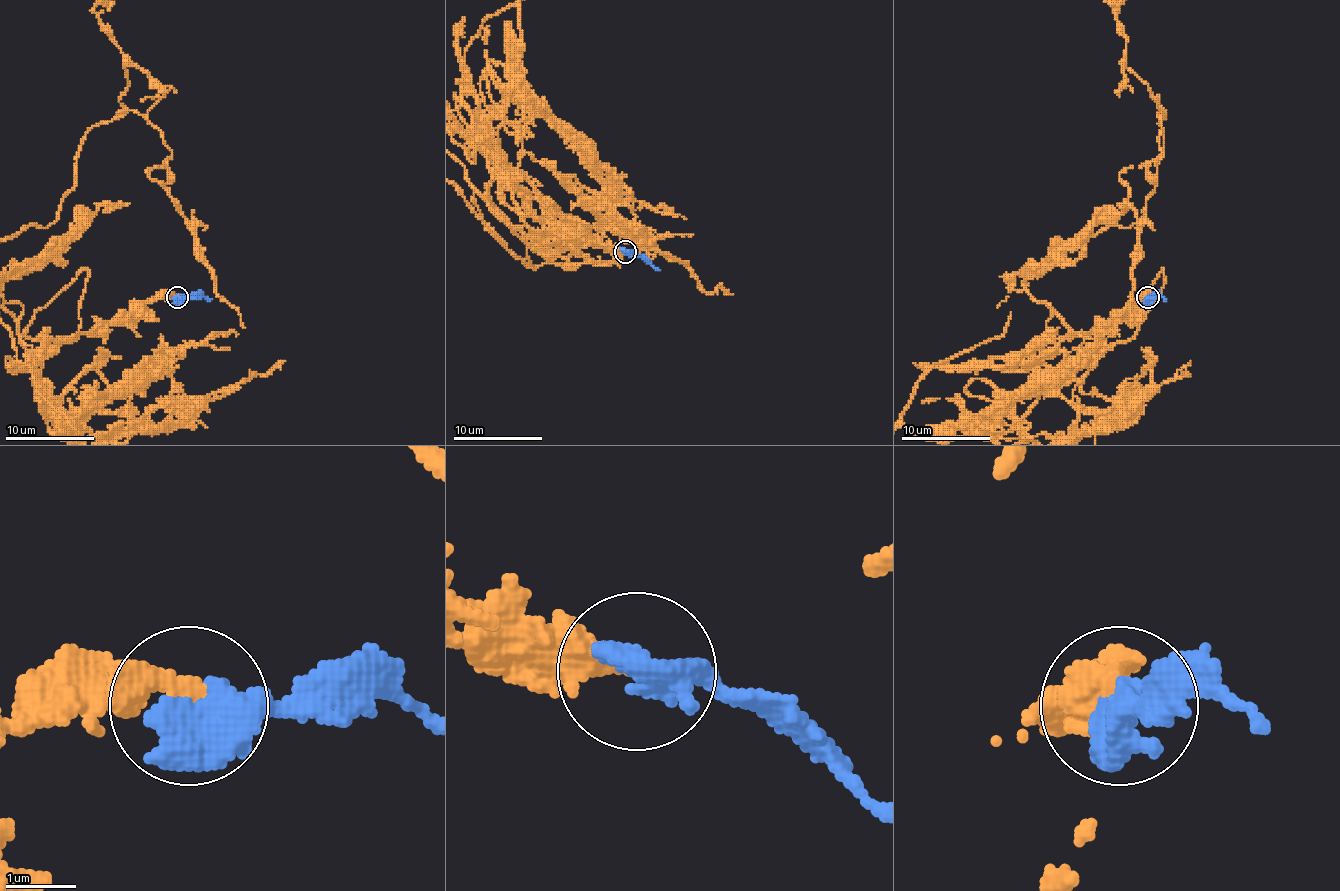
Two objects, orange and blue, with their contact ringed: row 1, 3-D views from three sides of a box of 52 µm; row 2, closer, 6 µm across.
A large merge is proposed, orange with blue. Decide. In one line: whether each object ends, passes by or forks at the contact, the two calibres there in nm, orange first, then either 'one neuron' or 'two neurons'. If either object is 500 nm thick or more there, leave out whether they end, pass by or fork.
360 nm thick on the orange side, 650 nm on the other; one neuron

